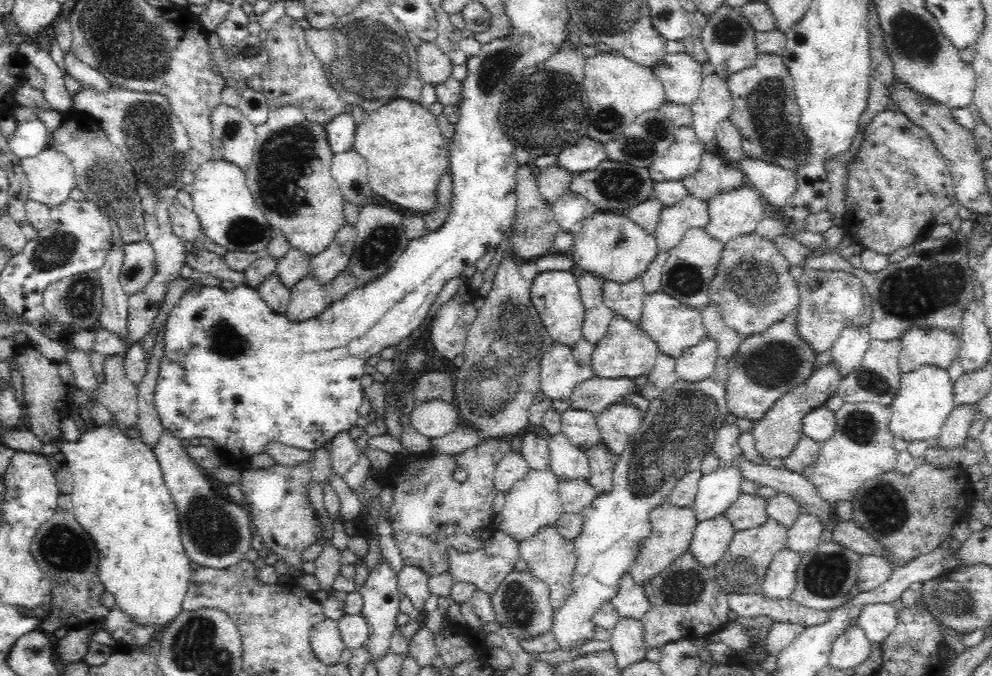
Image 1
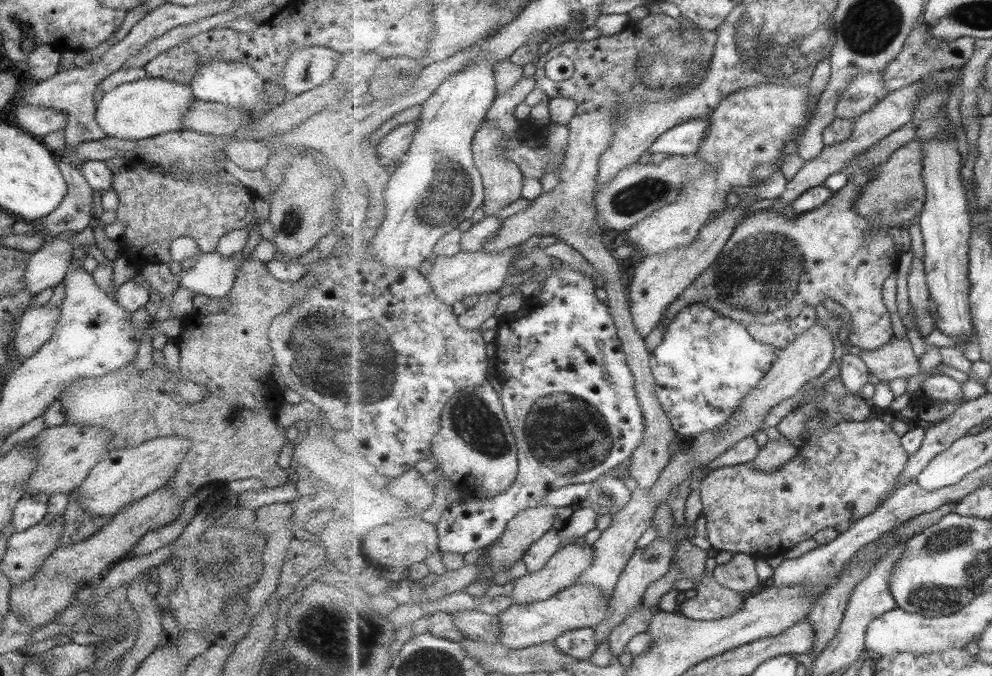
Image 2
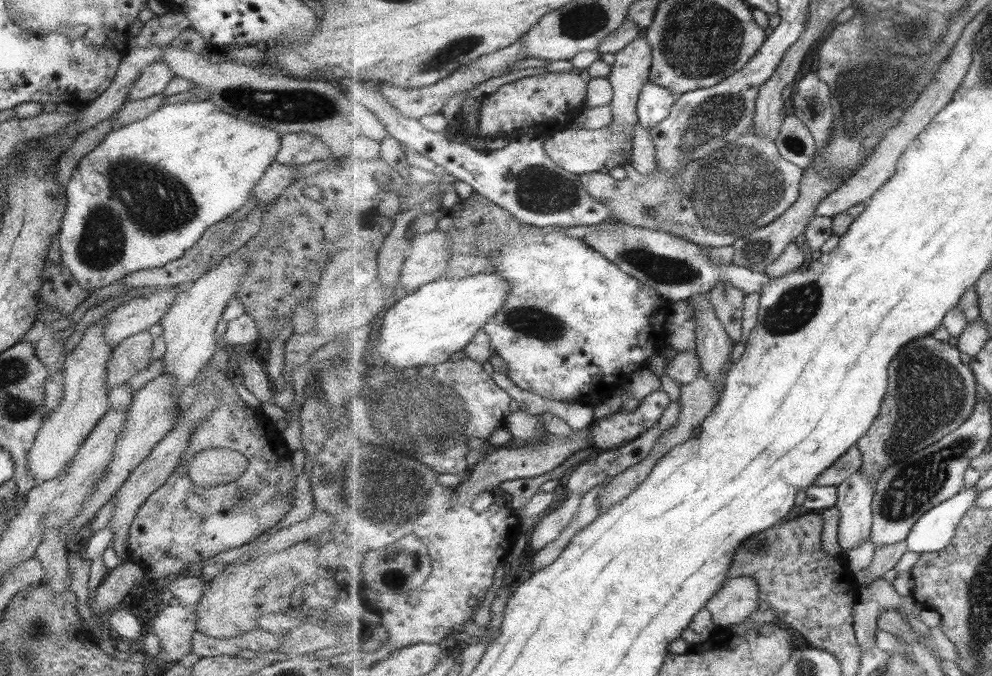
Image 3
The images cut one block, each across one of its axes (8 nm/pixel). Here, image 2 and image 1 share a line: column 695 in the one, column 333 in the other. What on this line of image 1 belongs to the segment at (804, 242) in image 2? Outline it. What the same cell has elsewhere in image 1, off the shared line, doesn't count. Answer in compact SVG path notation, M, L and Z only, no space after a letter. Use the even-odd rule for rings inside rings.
M346 272L340 273L324 287L318 285L316 279L308 274L289 290L290 300L285 315L296 324L310 320L359 286L356 278Z

